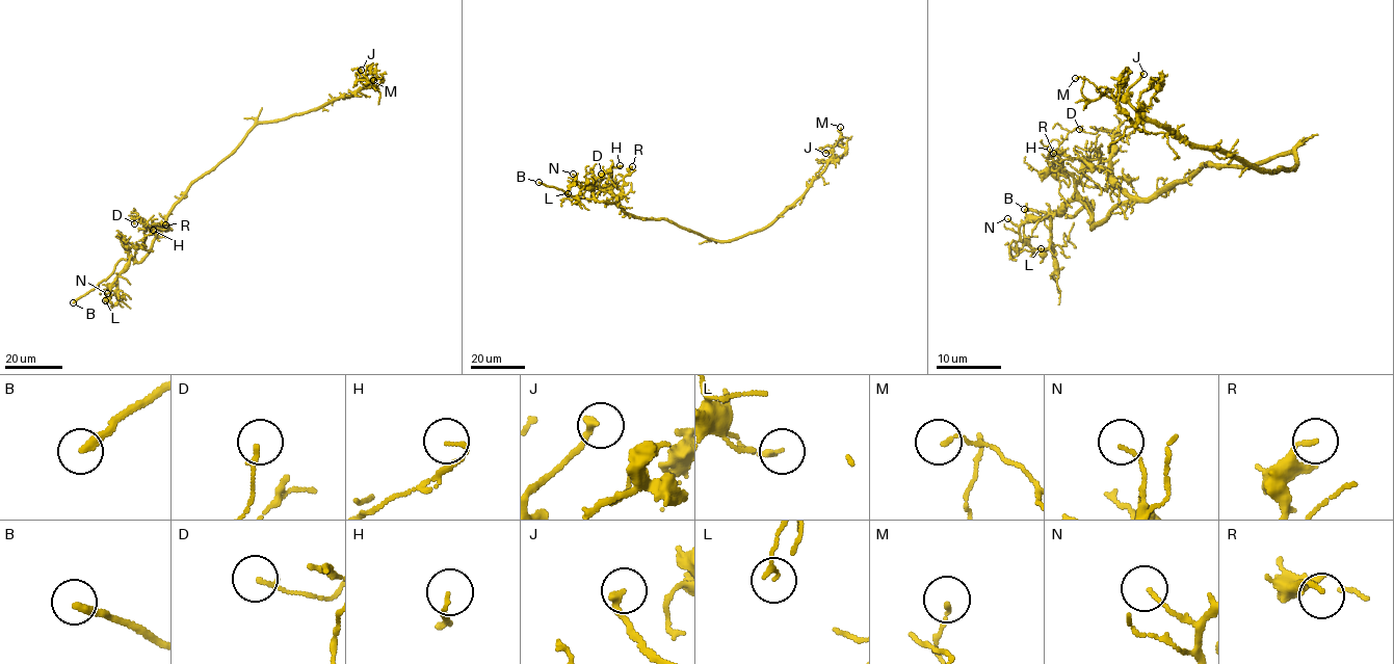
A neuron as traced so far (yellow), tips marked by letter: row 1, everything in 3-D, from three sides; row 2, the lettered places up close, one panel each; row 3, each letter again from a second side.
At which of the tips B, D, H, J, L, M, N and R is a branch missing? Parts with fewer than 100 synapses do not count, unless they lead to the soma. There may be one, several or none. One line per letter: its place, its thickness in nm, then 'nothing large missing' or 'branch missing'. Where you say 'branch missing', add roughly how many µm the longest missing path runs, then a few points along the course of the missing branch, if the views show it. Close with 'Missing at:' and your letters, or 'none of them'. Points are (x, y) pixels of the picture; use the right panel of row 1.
B: (1024, 209) | 240 nm | branch missing | 20 µm | (1024, 209), (983, 203), (961, 207), (944, 204)
D: (1079, 129) | 130 nm | nothing large missing
H: (1050, 149) | 100 nm | nothing large missing
J: (1143, 74) | 240 nm | nothing large missing
L: (1041, 248) | 160 nm | nothing large missing
M: (1075, 78) | 100 nm | nothing large missing
N: (1007, 218) | 90 nm | nothing large missing
R: (1053, 153) | 120 nm | nothing large missing
Missing at: B

